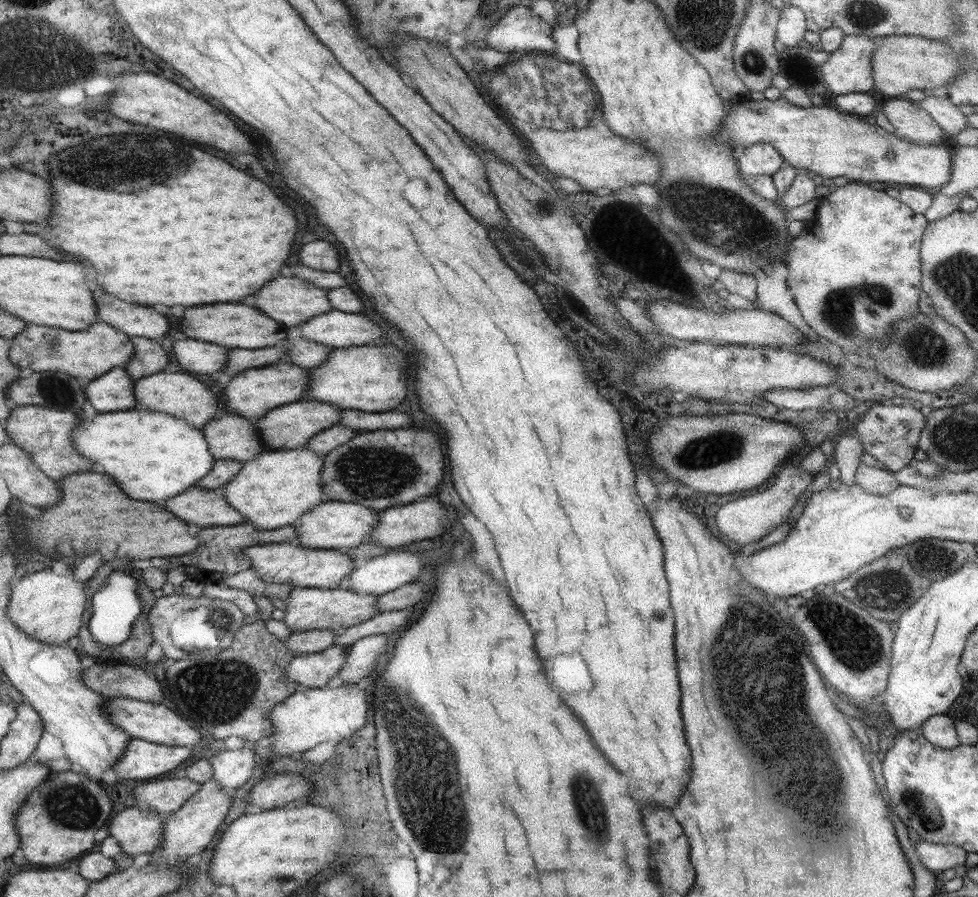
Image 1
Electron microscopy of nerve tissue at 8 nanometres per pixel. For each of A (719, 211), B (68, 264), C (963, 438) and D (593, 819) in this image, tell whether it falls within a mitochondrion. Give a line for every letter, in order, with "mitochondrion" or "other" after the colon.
A: mitochondrion
B: other
C: mitochondrion
D: mitochondrion

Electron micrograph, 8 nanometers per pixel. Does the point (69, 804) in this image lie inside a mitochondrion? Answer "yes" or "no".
yes

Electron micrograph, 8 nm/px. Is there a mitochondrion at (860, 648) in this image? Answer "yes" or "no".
yes

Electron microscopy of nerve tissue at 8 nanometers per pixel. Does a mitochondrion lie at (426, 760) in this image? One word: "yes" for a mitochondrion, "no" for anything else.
yes

